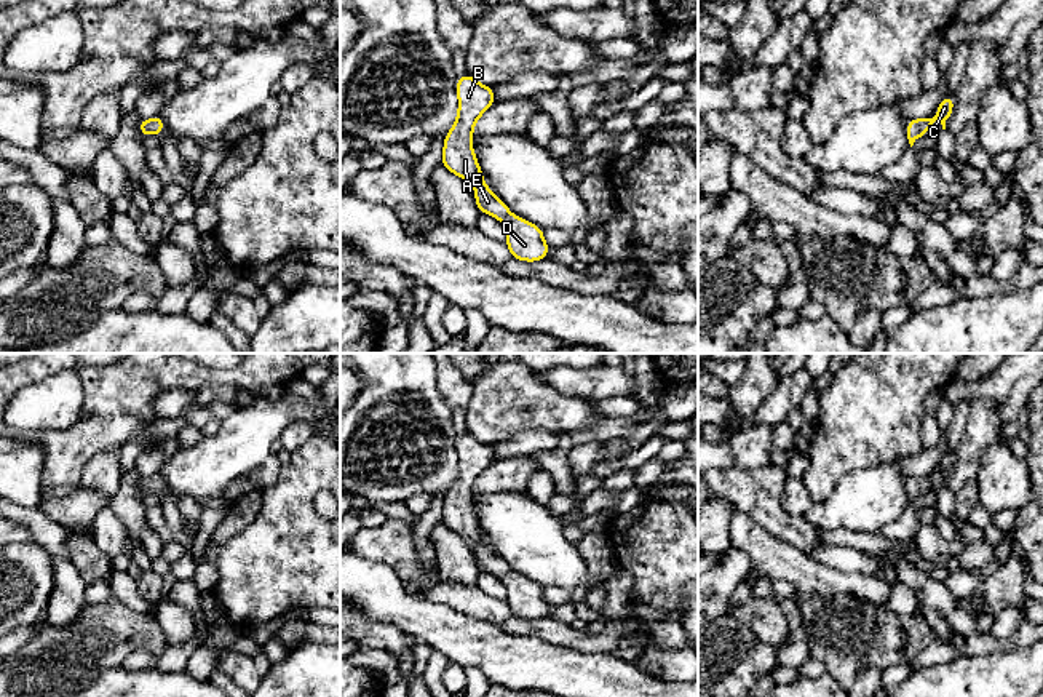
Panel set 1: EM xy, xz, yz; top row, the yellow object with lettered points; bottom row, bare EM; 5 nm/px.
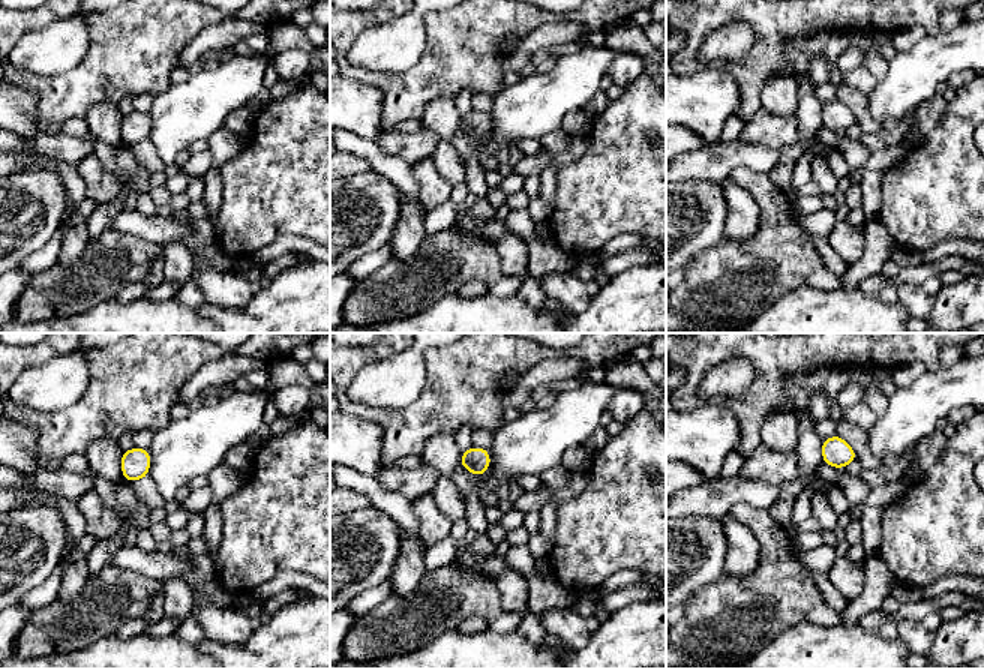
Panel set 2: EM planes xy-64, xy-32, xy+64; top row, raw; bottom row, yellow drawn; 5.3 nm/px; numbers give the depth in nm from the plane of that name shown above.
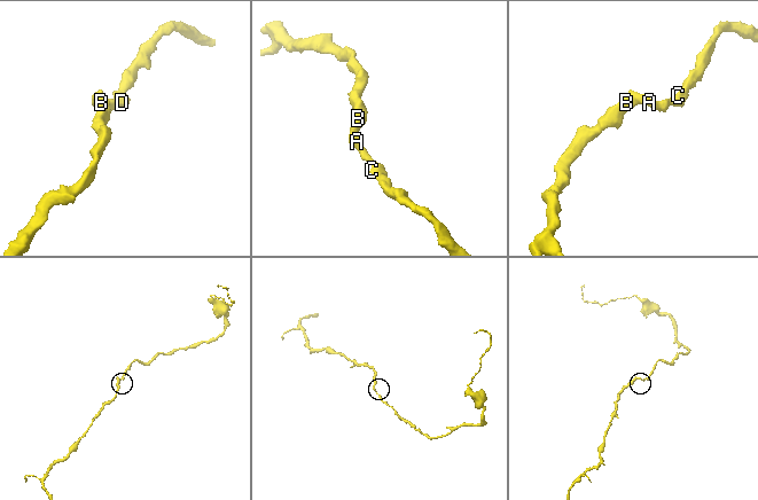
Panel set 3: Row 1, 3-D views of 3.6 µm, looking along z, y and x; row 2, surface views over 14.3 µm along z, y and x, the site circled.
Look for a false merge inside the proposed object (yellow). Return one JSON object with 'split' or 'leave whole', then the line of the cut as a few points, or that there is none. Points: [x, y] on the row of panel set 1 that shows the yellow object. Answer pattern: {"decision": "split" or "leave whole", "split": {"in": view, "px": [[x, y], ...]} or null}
{"decision": "leave whole", "split": null}

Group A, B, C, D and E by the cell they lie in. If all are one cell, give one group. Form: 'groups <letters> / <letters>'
groups A B C D E

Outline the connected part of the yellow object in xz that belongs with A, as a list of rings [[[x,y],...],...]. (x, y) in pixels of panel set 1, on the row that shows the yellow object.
[[[470,74],[457,78],[458,114],[452,129],[444,137],[442,166],[474,184],[478,209],[503,222],[511,257],[535,262],[548,257],[549,246],[543,229],[513,216],[508,206],[484,184],[482,171],[473,152],[473,126],[495,102],[494,88],[478,83]]]

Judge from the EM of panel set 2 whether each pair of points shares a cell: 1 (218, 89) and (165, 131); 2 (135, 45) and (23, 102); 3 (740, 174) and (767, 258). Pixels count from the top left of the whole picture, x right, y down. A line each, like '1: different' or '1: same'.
1: same
2: different
3: same

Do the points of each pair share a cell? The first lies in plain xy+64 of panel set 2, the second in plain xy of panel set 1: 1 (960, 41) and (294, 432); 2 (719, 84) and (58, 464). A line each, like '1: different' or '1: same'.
1: different
2: different

